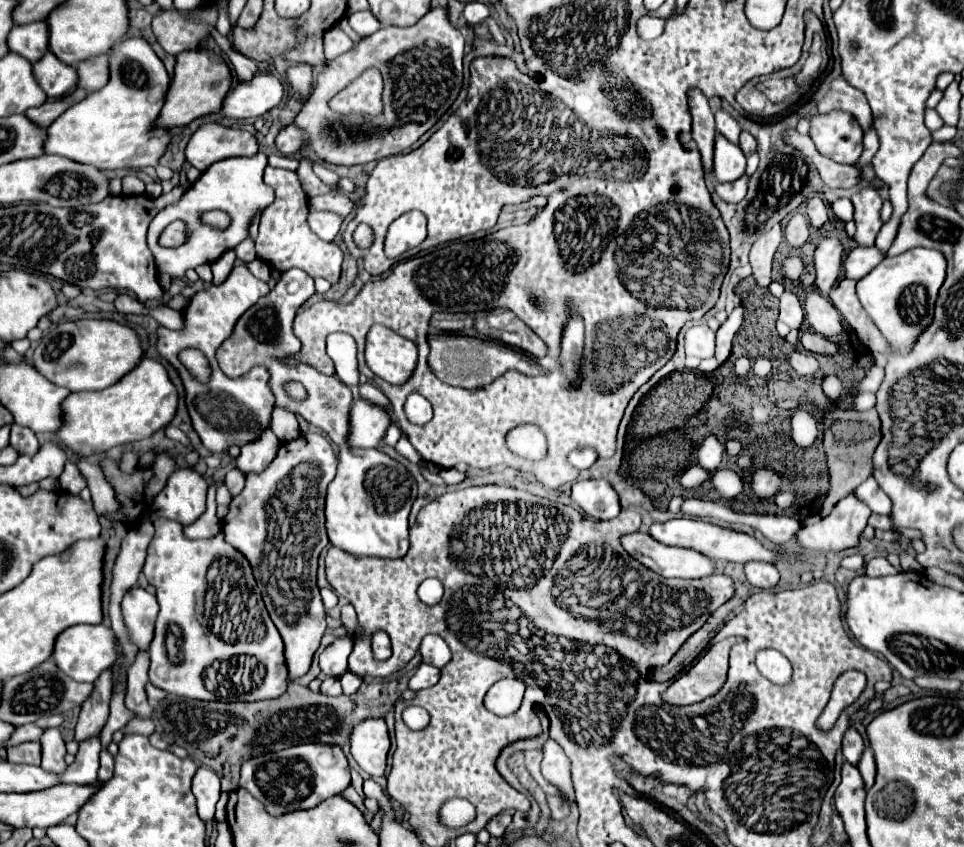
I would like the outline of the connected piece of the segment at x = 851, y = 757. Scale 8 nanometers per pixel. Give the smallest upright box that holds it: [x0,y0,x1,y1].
[842,727,864,765]

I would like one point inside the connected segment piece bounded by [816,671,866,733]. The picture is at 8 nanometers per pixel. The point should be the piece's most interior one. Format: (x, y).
(851, 685)

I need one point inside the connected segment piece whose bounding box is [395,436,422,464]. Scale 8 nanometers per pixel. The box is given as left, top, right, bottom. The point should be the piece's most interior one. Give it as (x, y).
(404, 447)

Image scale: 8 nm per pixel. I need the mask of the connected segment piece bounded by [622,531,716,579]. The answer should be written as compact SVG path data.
M638 531L624 535L622 545L636 561L640 561L662 577L700 579L716 573L714 561L702 555L700 551L658 543L648 533Z

